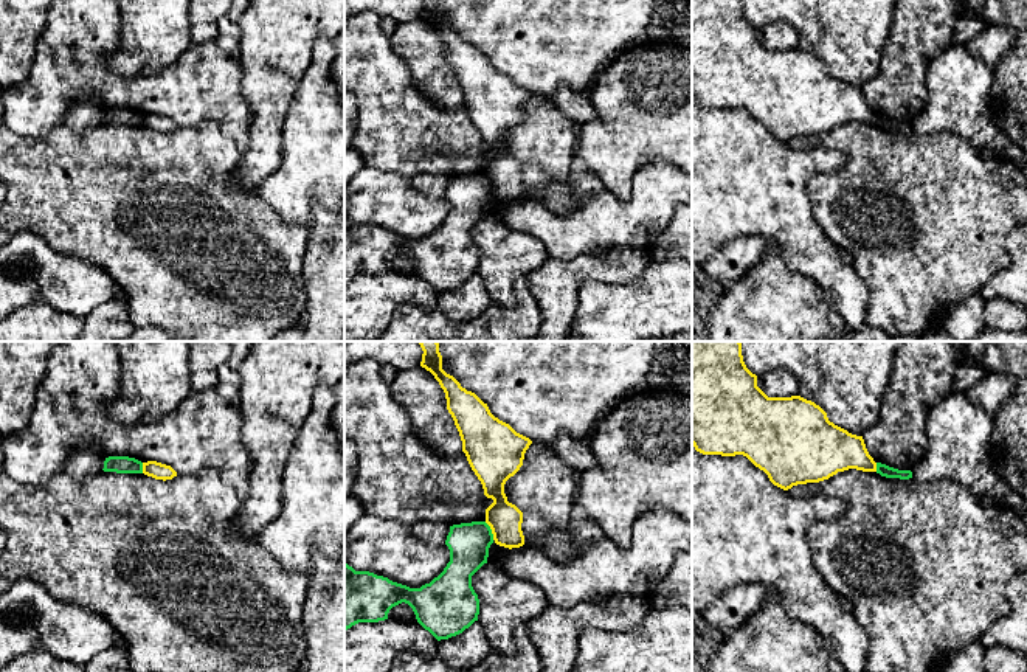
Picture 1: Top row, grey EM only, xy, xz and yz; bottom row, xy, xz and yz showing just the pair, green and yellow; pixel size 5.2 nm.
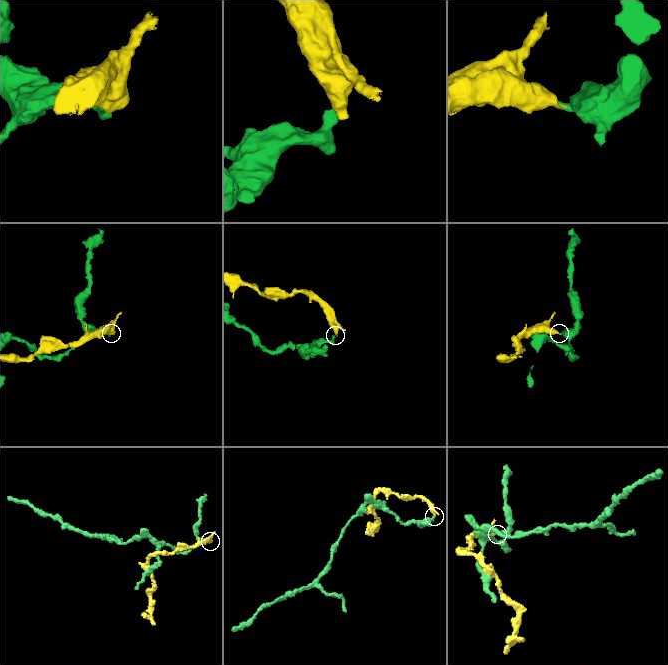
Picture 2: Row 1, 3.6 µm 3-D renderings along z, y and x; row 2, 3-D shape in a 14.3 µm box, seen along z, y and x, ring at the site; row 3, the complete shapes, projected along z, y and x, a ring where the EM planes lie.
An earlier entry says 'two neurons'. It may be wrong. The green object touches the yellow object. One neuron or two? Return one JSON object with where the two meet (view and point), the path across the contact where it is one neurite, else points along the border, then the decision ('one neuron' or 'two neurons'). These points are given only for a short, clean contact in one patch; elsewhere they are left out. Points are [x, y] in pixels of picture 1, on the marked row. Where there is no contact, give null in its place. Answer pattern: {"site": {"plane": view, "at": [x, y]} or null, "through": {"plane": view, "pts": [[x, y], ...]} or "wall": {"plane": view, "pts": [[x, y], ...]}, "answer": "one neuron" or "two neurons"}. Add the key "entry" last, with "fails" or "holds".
{"site": {"plane": "xz", "at": [491, 531]}, "wall": {"plane": "xz", "pts": [[484, 522], [494, 539]]}, "answer": "two neurons", "entry": "holds"}

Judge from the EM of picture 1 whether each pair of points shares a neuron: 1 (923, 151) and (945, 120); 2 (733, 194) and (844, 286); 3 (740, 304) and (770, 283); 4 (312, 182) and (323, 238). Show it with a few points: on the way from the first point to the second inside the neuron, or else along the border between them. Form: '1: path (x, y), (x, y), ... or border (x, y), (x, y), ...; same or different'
1: border (912, 129), (917, 132), (957, 134), (971, 143); different
2: path (760, 216), (791, 247), (816, 258); same
3: path (748, 304), (762, 290); same
4: border (328, 208), (312, 208), (312, 227), (309, 230); different

